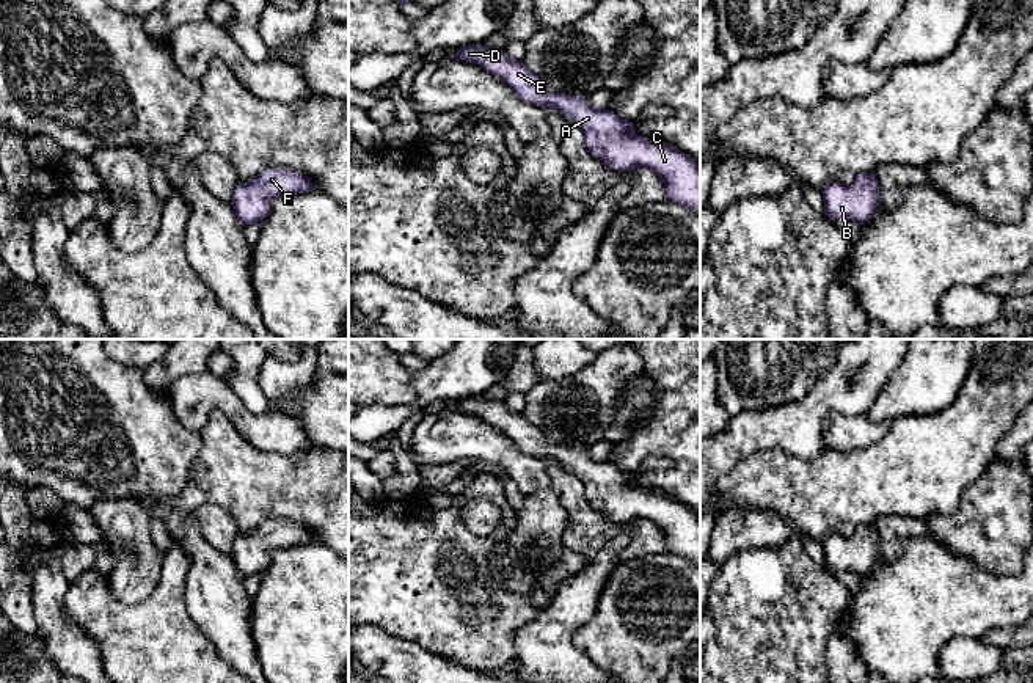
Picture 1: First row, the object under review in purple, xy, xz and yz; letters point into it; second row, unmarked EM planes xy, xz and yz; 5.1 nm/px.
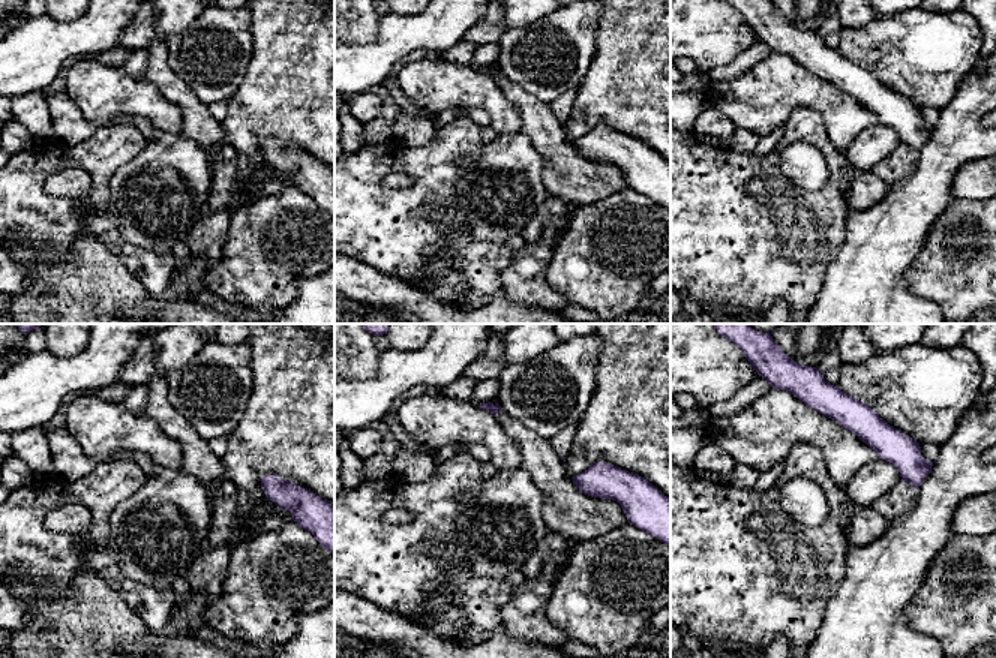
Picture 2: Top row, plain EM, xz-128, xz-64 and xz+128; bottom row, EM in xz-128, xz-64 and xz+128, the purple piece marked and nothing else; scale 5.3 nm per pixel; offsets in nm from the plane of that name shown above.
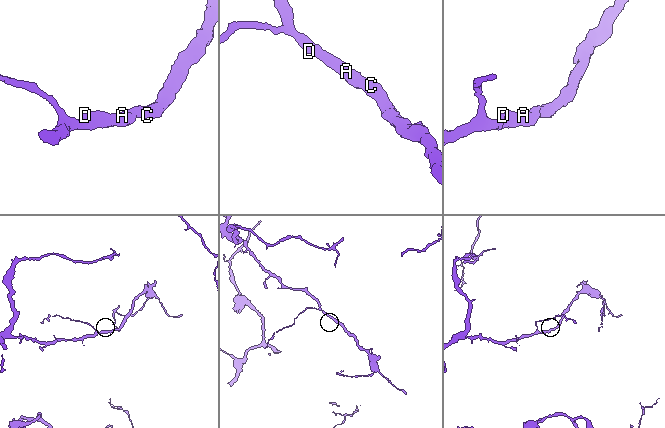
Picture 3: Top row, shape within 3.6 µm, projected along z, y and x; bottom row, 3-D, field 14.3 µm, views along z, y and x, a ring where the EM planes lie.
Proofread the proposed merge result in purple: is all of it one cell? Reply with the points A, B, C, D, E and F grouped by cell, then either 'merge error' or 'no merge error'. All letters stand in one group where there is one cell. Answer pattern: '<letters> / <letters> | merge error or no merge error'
A B C D E F | no merge error

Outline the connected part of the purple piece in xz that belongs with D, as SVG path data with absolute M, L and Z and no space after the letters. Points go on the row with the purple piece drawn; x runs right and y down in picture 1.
M468 44L457 49L455 57L484 68L523 100L540 108L553 107L575 122L590 154L611 170L652 170L664 181L670 203L700 214L700 165L683 151L637 135L631 121L620 119L611 110L593 108L587 96L553 93L523 60L512 60L504 49Z

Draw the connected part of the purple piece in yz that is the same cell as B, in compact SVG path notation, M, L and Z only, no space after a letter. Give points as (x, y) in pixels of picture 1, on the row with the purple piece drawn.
M873 171L859 173L852 185L832 182L823 190L824 215L863 225L876 210L879 182Z

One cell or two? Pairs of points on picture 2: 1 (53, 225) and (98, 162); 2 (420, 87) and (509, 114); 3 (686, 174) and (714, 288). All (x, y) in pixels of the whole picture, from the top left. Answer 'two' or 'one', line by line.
1: one
2: one
3: one

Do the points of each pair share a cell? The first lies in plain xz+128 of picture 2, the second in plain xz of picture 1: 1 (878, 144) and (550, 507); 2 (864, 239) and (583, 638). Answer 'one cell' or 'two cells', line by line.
1: one cell
2: two cells

